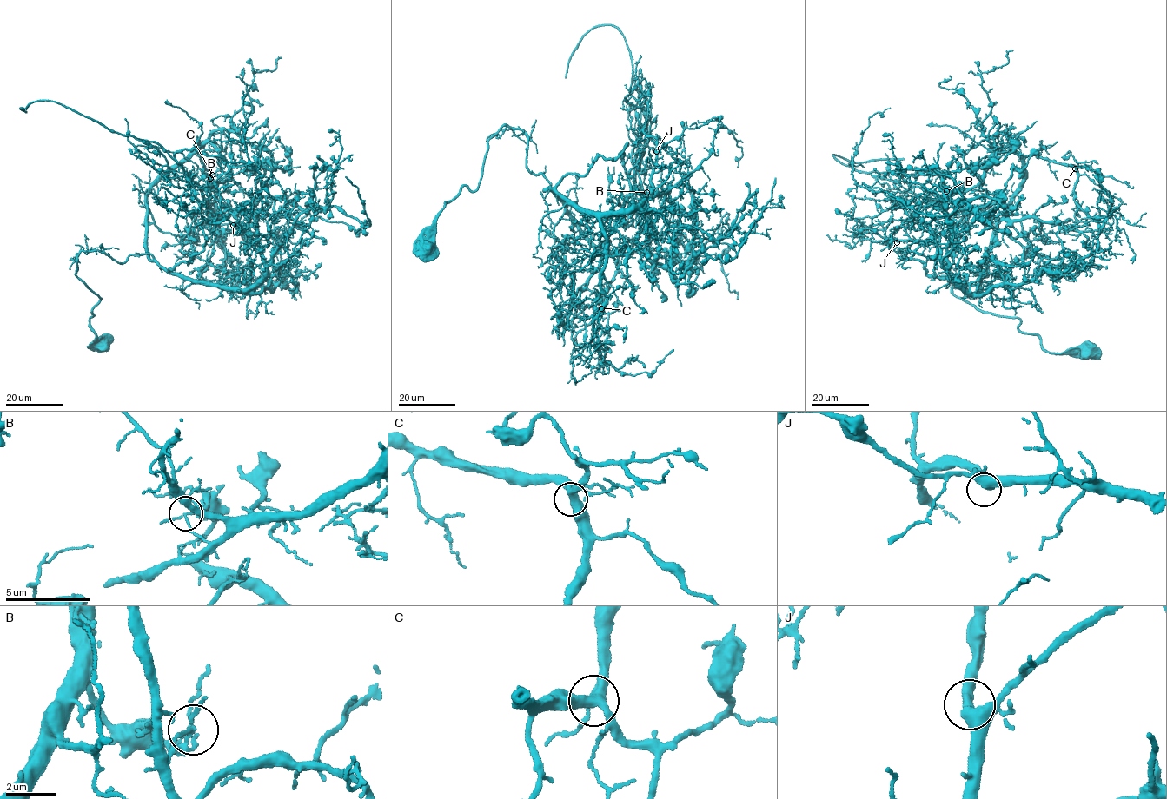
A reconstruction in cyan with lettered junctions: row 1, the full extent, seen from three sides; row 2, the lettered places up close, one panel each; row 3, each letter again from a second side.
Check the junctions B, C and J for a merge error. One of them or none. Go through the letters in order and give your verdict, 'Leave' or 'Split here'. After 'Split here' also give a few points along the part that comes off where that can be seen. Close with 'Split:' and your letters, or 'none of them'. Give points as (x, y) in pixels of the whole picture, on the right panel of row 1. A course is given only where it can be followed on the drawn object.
B: Split here. Course of the part to remove: (946, 191), (950, 188), (947, 196), (936, 198), (891, 172), (858, 171), (833, 155), (856, 162), (905, 159)
C: Leave
J: Leave
Split: B

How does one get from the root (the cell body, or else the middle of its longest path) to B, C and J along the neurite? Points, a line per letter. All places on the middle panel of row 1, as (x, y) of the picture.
B: (427, 248), (505, 125), (552, 188), (623, 149), (646, 192)
C: (427, 248), (446, 203), (477, 188), (489, 138), (520, 128), (527, 168), (617, 256), (601, 308)
J: (427, 248), (505, 125), (526, 134), (527, 170), (595, 212), (648, 201), (656, 151)

